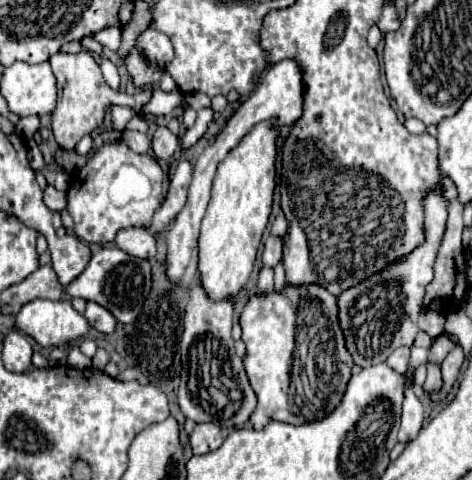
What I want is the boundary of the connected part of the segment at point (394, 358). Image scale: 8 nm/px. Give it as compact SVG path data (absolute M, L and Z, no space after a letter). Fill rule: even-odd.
M397 348L397 350L387 358L387 364L389 364L395 372L399 372L399 374L405 374L407 362L409 362L409 348Z

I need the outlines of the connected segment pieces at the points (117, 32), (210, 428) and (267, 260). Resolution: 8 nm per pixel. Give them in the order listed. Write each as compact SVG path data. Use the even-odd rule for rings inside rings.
M111 26L111 28L103 28L93 38L97 42L101 42L101 46L105 46L109 50L119 50L119 46L121 46L121 32L123 30L119 26Z
M197 424L189 440L191 440L193 454L207 454L223 444L223 434L221 428L215 424Z
M269 236L267 242L265 242L265 248L263 248L263 256L261 256L263 258L263 266L275 268L281 262L281 250L283 250L281 238Z

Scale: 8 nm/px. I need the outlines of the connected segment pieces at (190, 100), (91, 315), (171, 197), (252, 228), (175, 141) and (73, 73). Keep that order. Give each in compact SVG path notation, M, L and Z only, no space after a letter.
M193 92L193 94L187 94L185 96L187 104L195 110L201 110L201 108L209 108L211 106L211 98L207 94L201 94L201 92Z
M87 302L87 310L85 310L83 316L85 316L87 322L89 322L95 330L99 330L99 332L111 334L111 332L115 330L115 324L117 324L117 322L115 322L113 314L111 314L107 308L99 306L97 302Z
M177 162L175 170L171 174L171 184L169 184L167 198L161 204L161 208L153 214L153 220L151 220L151 226L149 226L153 234L163 232L169 226L169 222L185 206L187 190L189 190L189 184L191 184L191 172L193 172L193 166L189 162Z
M275 118L267 122L255 124L241 142L225 156L225 160L219 164L215 180L213 180L213 192L211 202L207 208L207 214L203 218L201 236L199 236L199 272L203 288L207 290L211 300L223 300L235 296L245 282L249 280L249 274L253 270L257 250L261 244L261 236L265 232L271 204L273 204L273 192L275 192L275 158L277 158L277 146L275 140L279 136L279 128Z
M159 126L153 134L153 152L155 158L171 158L179 150L179 138L165 126Z
M77 52L77 54L53 54L51 56L51 68L53 74L57 78L57 90L59 90L59 100L57 100L57 108L51 114L51 126L53 126L53 136L57 140L57 144L65 150L75 150L75 144L85 136L85 134L93 134L99 124L103 122L103 114L105 108L113 106L113 104L121 104L121 106L130 106L135 110L138 116L144 117L143 106L149 102L153 86L149 89L141 90L137 94L129 95L125 92L111 90L101 74L99 64L95 62L95 58L91 56L91 52Z

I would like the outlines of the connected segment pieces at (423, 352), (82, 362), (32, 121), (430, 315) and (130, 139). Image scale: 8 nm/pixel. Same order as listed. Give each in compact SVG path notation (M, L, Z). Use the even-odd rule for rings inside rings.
M413 346L413 348L411 348L411 364L409 364L409 372L413 372L415 366L427 362L427 354L429 354L429 348L417 348L417 346Z
M73 346L67 356L67 364L73 368L91 368L91 358L81 354L81 350L77 346Z
M25 116L17 124L17 134L25 140L31 140L33 134L39 130L39 116Z
M423 310L419 314L419 328L429 336L439 336L445 328L445 316L435 310Z
M123 132L123 142L137 154L147 154L151 148L151 140L149 136L141 134L141 132Z

